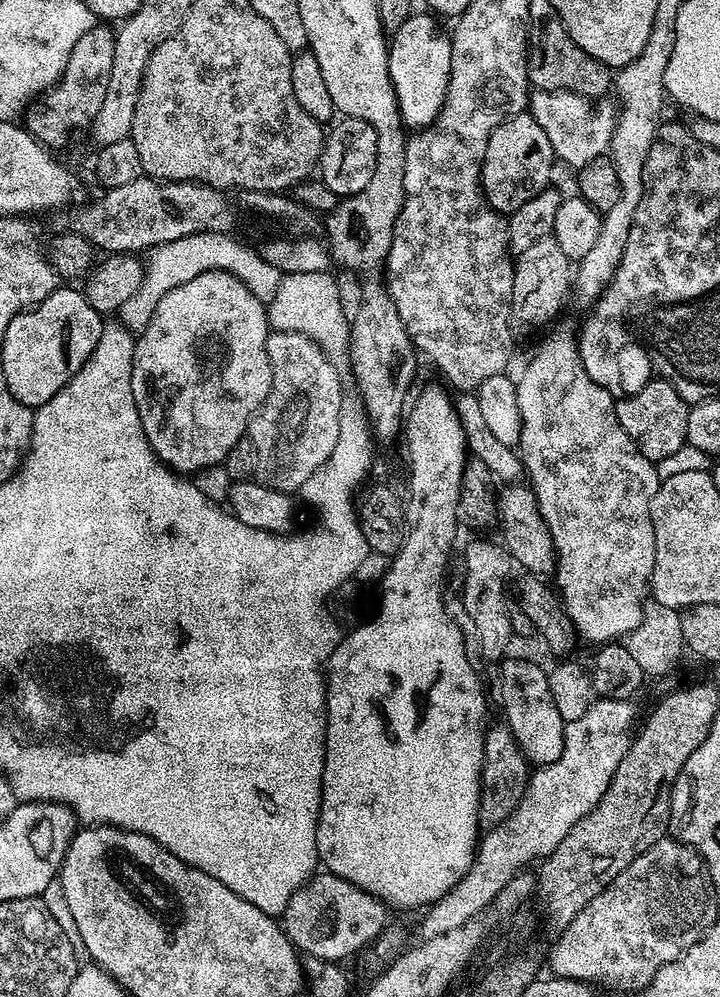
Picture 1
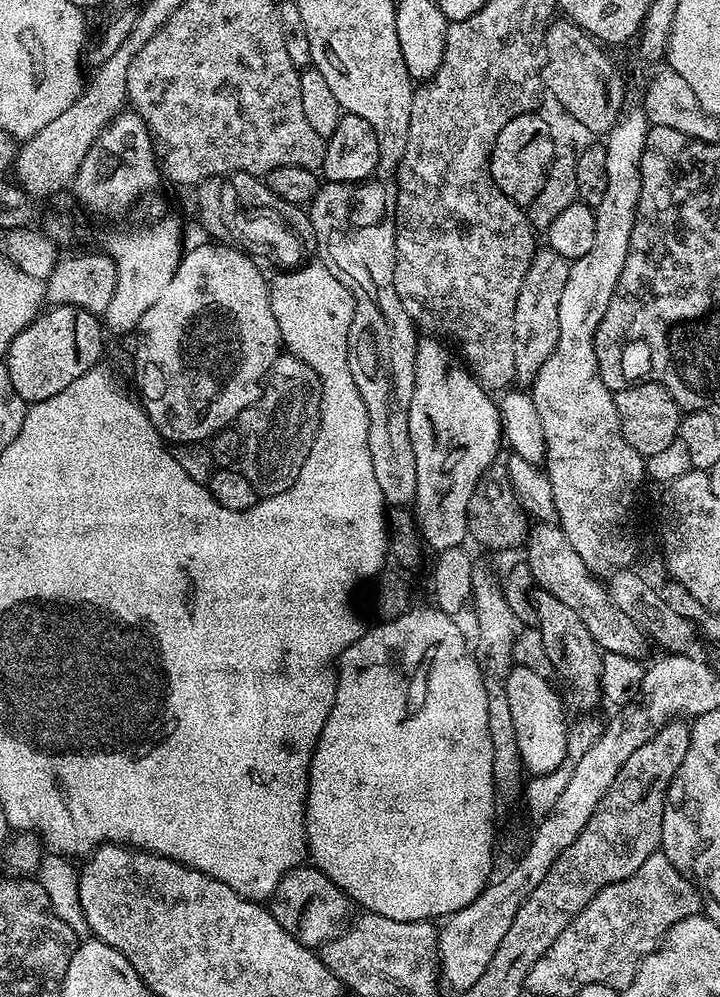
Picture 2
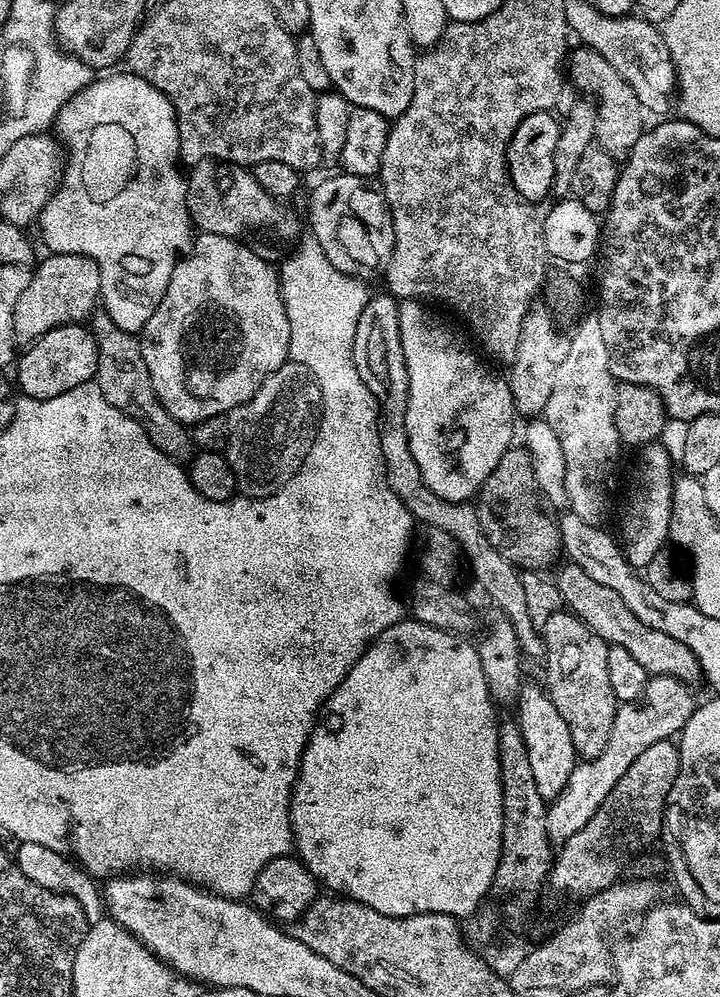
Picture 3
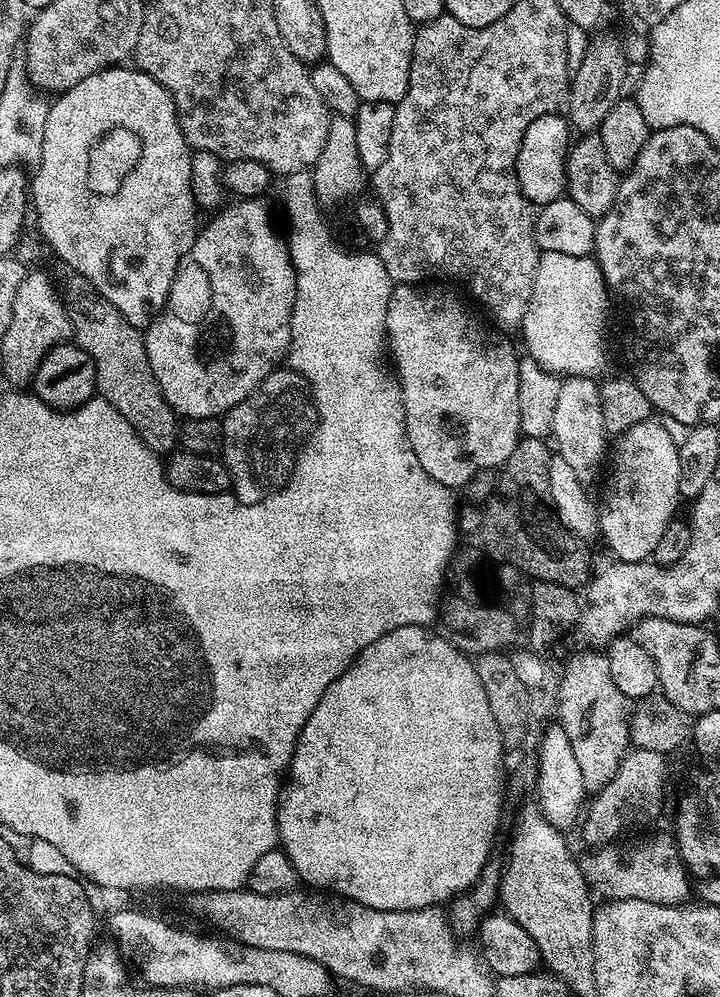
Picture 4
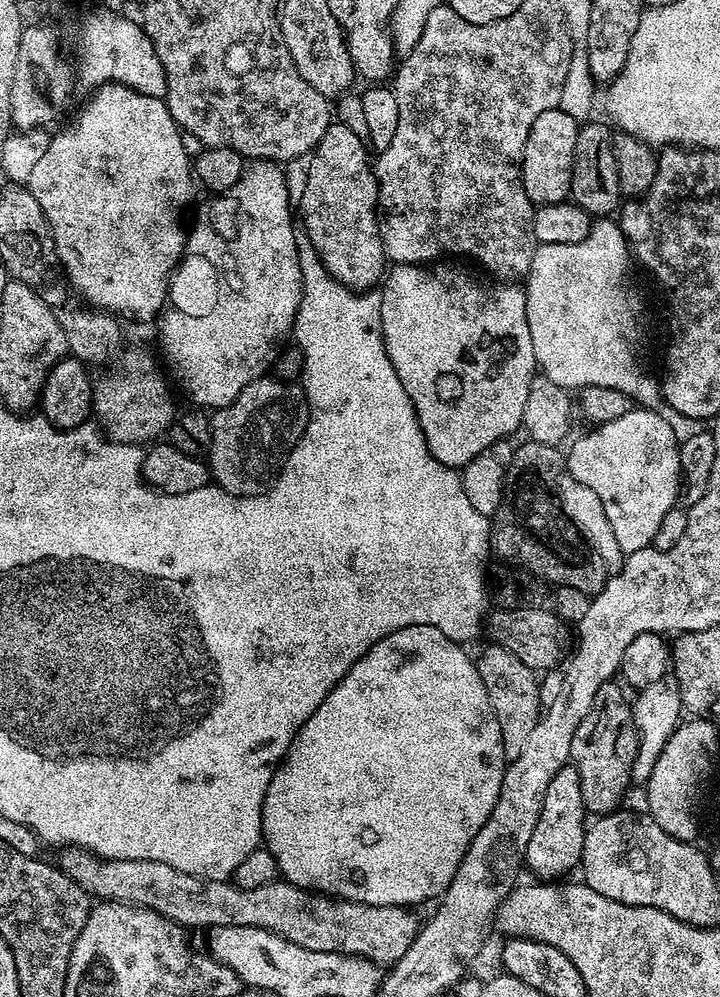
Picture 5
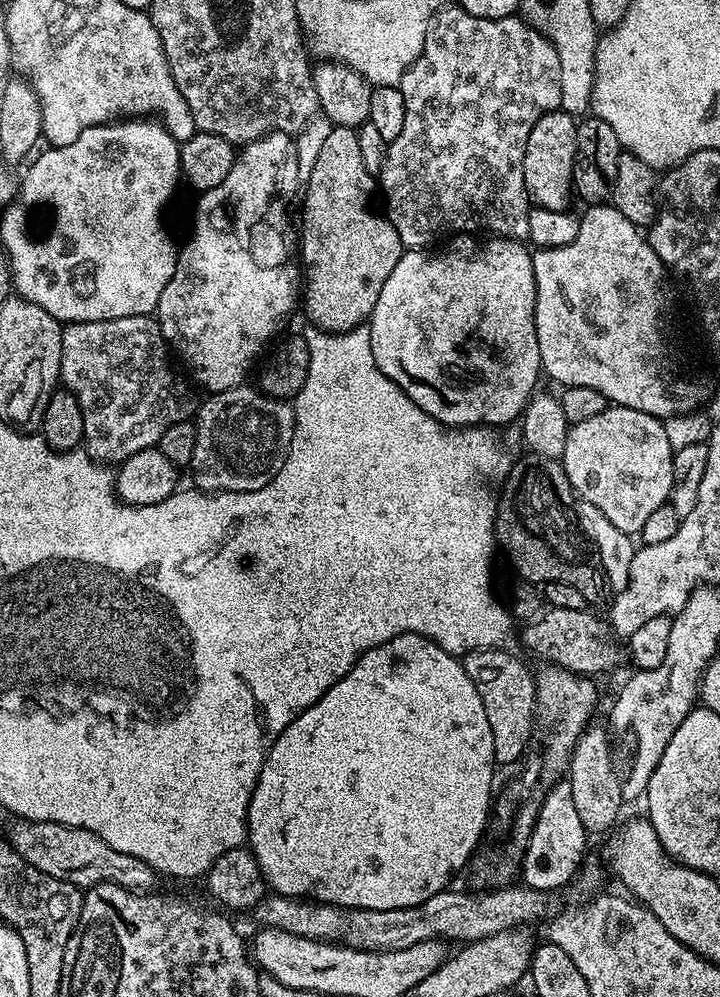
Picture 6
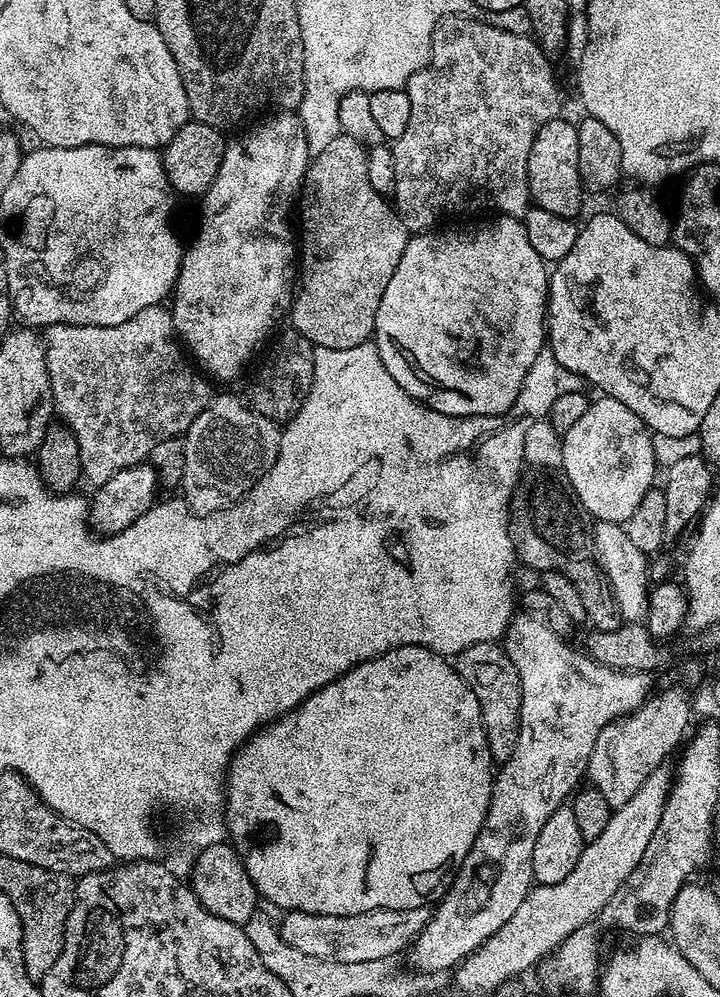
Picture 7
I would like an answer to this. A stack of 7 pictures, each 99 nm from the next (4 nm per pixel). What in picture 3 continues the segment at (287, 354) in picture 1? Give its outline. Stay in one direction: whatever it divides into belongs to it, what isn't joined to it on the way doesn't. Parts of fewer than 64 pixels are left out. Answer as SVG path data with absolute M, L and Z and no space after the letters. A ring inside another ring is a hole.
M289 362L271 372L254 394L254 398L242 402L242 406L227 413L228 446L226 455L234 470L237 489L248 498L269 496L282 490L282 486L286 486L290 482L290 478L294 478L294 474L298 474L298 470L314 442L319 415L320 387L314 374L310 374L310 370L306 370L306 366Z

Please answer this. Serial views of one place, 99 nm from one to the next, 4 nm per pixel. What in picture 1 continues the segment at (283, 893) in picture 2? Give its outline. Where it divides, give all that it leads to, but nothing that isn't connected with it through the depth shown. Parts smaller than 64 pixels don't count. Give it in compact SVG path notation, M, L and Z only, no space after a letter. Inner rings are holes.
M324 870L306 881L290 898L282 927L292 945L304 956L344 962L347 956L363 953L371 945L389 923L388 915L384 901Z

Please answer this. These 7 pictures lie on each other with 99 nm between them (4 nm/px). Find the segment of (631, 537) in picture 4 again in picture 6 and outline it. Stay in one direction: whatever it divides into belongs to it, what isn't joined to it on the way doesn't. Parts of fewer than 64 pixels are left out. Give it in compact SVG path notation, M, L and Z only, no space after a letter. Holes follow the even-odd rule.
M609 406L602 410L602 414L594 414L594 418L586 418L586 422L578 422L569 427L562 463L573 493L580 500L598 506L598 510L602 510L602 514L606 514L606 518L618 526L618 530L638 534L646 525L650 514L669 503L678 480L672 465L673 455L674 450L668 444L668 429L661 417L642 414L642 410Z

